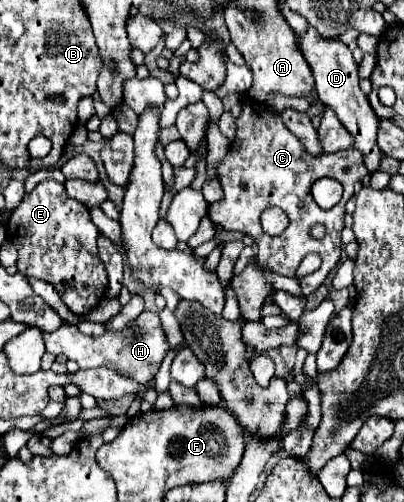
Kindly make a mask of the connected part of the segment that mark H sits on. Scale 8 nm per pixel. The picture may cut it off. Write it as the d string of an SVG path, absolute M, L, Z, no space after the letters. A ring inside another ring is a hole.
M143 311L139 319L123 329L121 333L105 333L101 337L89 337L83 335L75 325L61 325L53 333L43 333L47 351L53 355L65 355L71 361L77 361L81 369L91 369L91 367L109 367L119 371L121 375L127 375L139 383L147 383L155 377L155 373L161 367L163 357L169 351L165 333L161 329L161 321L157 313Z

